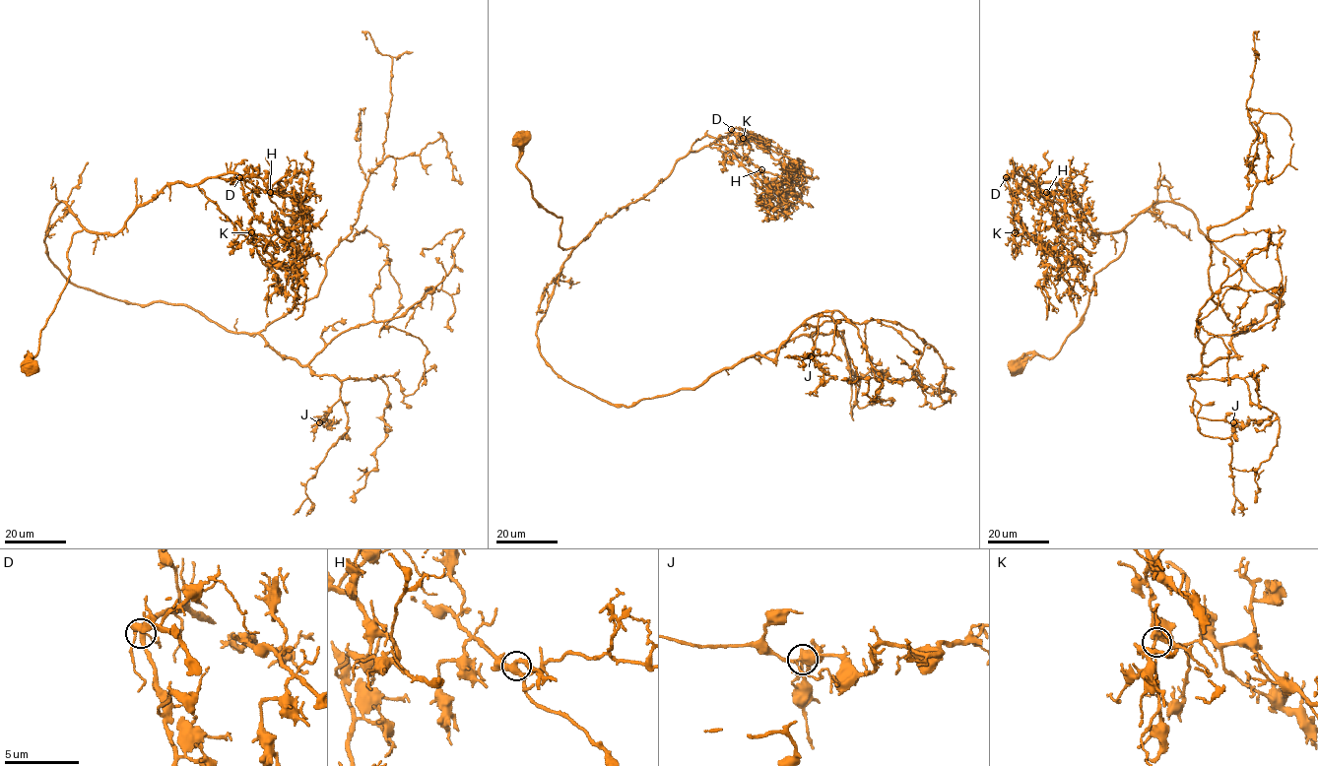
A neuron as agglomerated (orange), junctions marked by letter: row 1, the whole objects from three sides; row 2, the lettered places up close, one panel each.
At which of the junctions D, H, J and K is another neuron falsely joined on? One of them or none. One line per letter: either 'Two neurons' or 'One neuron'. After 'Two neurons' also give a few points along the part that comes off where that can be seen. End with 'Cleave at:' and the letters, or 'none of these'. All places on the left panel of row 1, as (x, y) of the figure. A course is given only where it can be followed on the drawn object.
D: One neuron
H: One neuron
J: One neuron
K: One neuron
Cleave at: none of these

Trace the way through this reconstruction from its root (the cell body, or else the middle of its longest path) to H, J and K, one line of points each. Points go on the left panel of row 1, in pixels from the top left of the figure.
H: (28, 364), (70, 274), (74, 233), (116, 233), (176, 182), (243, 179), (270, 192)
J: (28, 364), (83, 229), (63, 201), (45, 245), (70, 282), (184, 304), (333, 375), (340, 399), (319, 423)
K: (28, 364), (70, 274), (77, 232), (116, 233), (166, 185), (236, 173), (254, 216), (251, 232)

